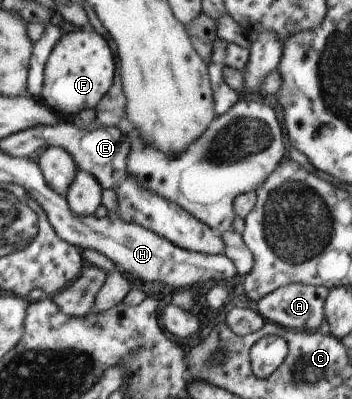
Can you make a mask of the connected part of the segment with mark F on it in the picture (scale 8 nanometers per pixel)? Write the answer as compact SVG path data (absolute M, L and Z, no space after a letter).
M94 28L65 33L47 63L45 90L41 100L69 121L77 112L87 108L96 109L114 84L117 62L116 54L111 50L113 45Z

